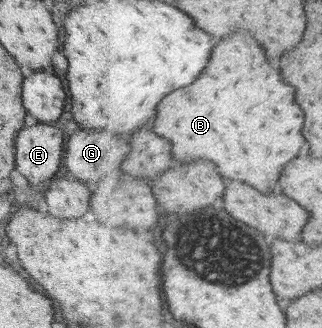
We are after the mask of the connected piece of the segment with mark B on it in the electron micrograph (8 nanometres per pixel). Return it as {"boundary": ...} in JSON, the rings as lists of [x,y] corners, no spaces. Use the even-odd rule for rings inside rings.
{"boundary":[[[240,30],[216,48],[210,70],[196,84],[162,102],[154,130],[172,140],[178,163],[202,158],[222,168],[238,168],[226,170],[224,176],[272,194],[272,184],[282,178],[284,168],[298,158],[306,144],[304,122],[306,112],[296,102],[296,90],[268,62],[260,42],[248,30]]]}

